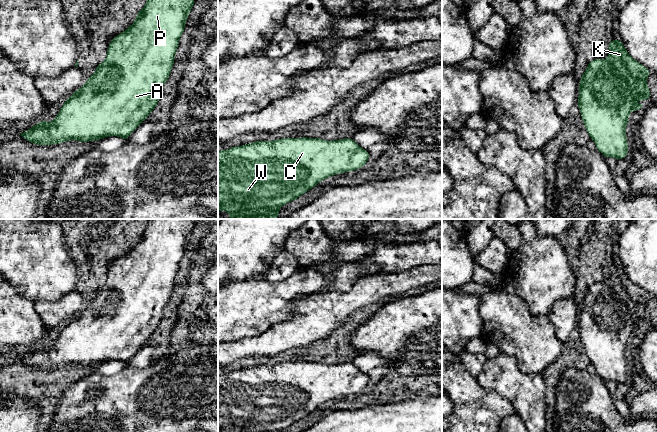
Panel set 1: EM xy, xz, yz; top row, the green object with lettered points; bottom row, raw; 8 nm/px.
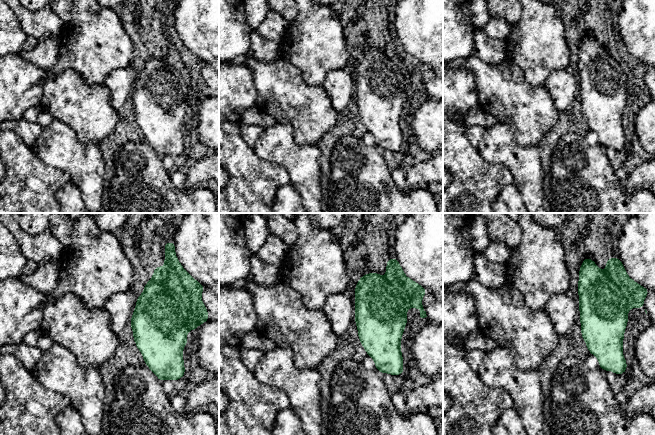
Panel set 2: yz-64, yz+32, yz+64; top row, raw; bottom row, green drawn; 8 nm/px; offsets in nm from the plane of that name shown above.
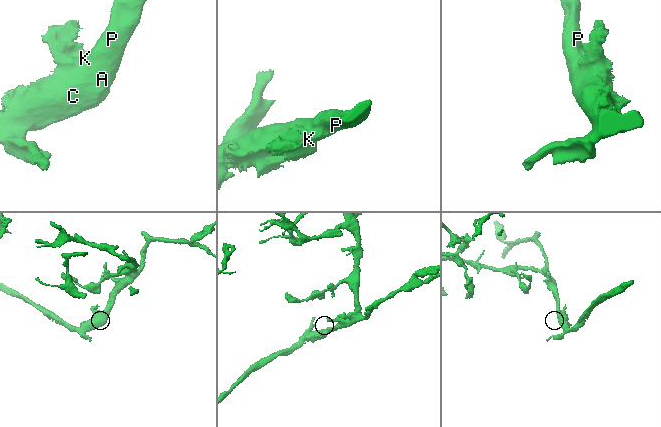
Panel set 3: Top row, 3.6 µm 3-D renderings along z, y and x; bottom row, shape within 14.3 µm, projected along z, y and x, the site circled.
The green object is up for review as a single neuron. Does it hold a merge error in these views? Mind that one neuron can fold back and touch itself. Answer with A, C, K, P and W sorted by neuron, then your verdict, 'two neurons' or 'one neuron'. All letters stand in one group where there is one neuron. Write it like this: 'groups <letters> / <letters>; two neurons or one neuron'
groups A C K P W; one neuron

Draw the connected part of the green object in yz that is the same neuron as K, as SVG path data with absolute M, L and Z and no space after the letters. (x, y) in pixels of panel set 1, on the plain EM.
M621 263L609 265L609 278L606 284L596 282L588 287L585 296L580 302L577 329L590 363L595 366L597 375L601 376L605 382L614 381L618 384L627 381L629 376L625 351L629 348L628 340L631 335L637 335L643 330L642 328L636 329L635 324L648 324L651 322L649 310L646 306L650 298L652 297L648 292L628 278Z

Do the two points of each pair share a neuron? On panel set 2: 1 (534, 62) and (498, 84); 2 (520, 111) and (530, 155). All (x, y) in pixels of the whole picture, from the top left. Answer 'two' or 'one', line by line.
1: two
2: two

